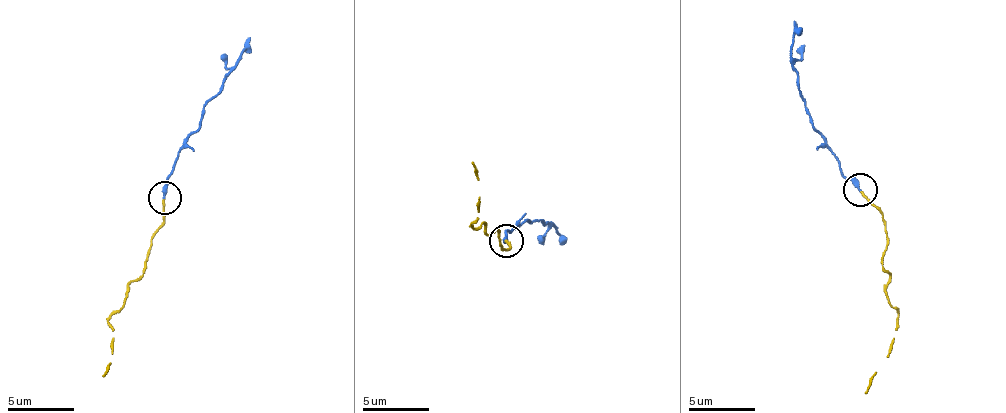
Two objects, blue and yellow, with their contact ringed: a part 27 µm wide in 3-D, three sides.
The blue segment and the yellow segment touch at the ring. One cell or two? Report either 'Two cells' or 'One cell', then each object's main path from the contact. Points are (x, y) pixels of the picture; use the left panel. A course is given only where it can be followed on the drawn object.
One cell. Course of blue: (165, 196), (179, 146), (198, 128), (202, 110), (251, 36). Course of yellow: (165, 199), (163, 221), (152, 237), (145, 269), (128, 283), (125, 301), (110, 318), (114, 345), (104, 374)

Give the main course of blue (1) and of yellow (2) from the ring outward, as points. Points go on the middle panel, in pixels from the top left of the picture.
1: (507, 240), (512, 228), (526, 220), (551, 226), (564, 240)
2: (507, 238), (509, 246), (501, 248), (499, 232), (485, 231), (484, 222), (472, 227), (480, 207), (473, 162)

